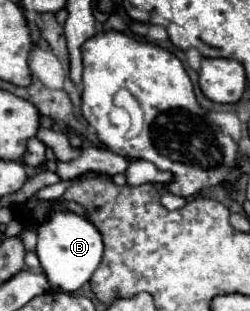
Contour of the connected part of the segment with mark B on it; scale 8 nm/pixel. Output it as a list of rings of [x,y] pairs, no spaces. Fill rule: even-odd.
[[[55,210],[45,222],[39,224],[37,236],[37,256],[53,290],[71,294],[89,282],[103,256],[103,240],[99,230],[87,218],[77,216],[75,212]]]

